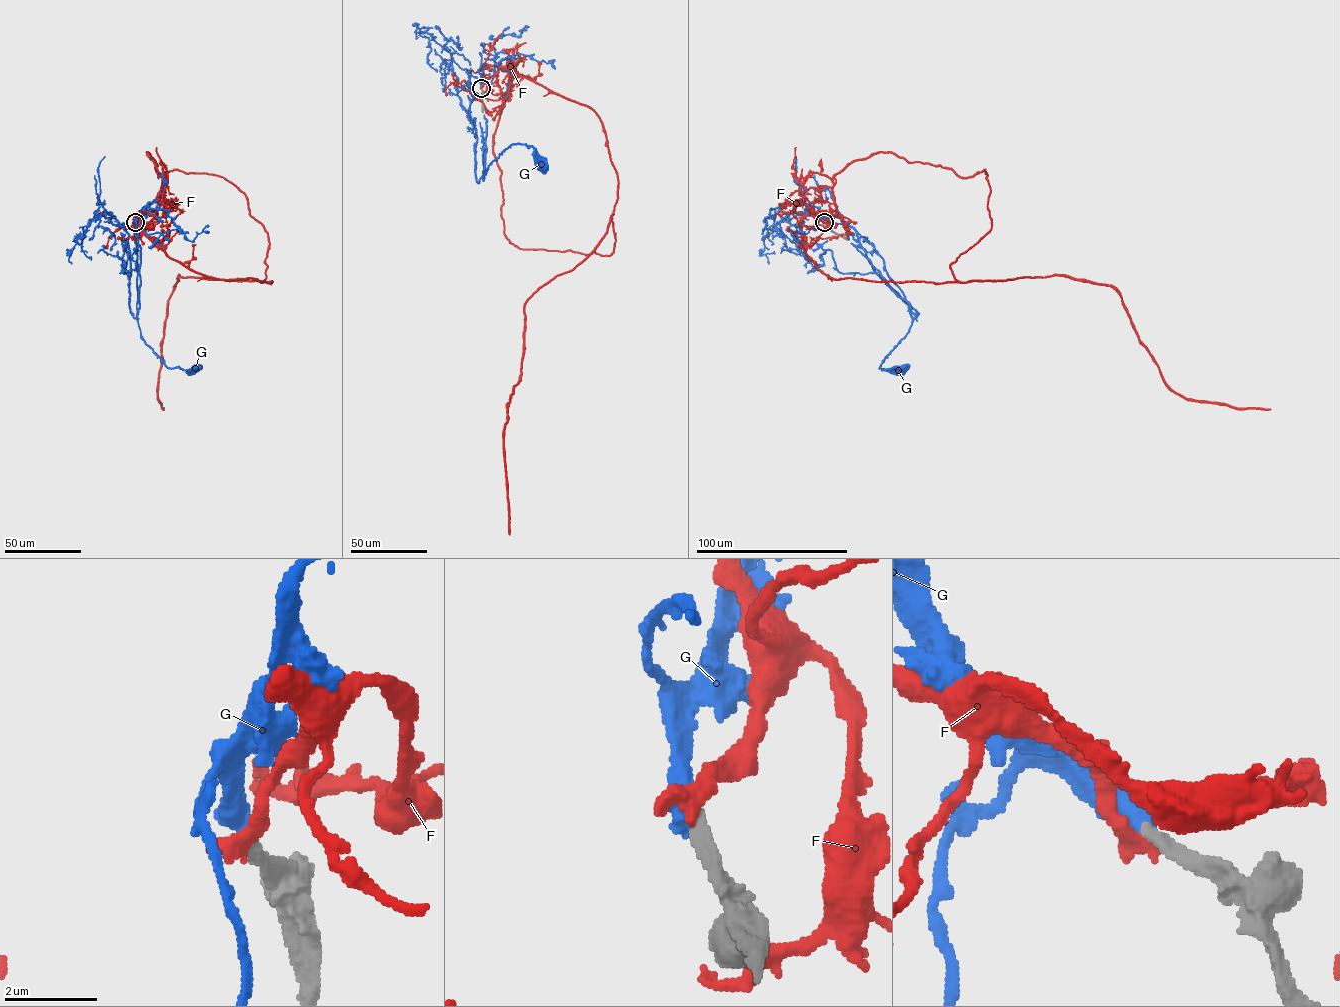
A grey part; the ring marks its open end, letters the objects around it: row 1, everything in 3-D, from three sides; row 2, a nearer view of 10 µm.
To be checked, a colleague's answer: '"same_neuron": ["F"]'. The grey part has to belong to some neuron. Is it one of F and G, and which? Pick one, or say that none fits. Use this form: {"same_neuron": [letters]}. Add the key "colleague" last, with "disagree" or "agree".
{"same_neuron": ["G"], "colleague": "disagree"}

